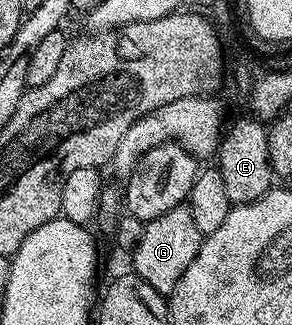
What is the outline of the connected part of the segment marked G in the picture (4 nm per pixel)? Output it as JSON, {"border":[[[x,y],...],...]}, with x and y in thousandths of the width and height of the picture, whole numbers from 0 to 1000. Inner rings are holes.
{"border":[[[620,628],[582,640],[582,652],[555,652],[527,677],[493,686],[486,738],[473,738],[462,769],[449,772],[449,828],[514,886],[527,886],[548,905],[582,911],[623,862],[637,825],[651,825],[651,800],[678,788],[692,723],[678,714],[678,689],[664,689],[664,665],[651,665],[640,631]]]}

